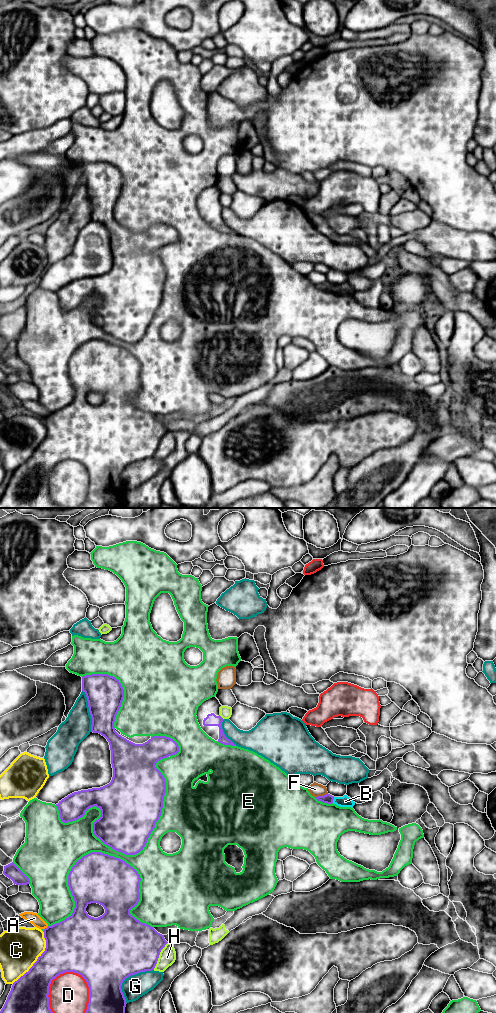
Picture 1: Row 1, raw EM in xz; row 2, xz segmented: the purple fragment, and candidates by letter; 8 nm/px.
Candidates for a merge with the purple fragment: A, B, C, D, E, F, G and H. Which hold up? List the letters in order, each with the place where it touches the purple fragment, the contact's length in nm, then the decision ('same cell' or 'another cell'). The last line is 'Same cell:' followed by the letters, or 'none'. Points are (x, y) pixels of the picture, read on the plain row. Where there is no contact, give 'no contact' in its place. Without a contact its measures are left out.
A: meets purple in xz at (47, 415); contact 50 nm long; another cell
B: meets purple in xz at (333, 287); contact 50 nm long; another cell
C: meets purple in xz at (37, 447); contact 500 nm long; another cell
D: meets purple in xz at (89, 478); contact 400 nm long; another cell
E: meets purple in xz at (134, 342); contact 1000 nm long; another cell
F: meets purple in xz at (321, 284); contact 110 nm long; another cell
G: meets purple in xz at (127, 465); contact 360 nm long; another cell
H: meets purple in xz at (158, 444); contact 260 nm long; another cell
Same cell: none

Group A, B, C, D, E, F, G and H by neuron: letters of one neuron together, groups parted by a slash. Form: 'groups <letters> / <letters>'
groups A / B / C / D / E / F / G / H

